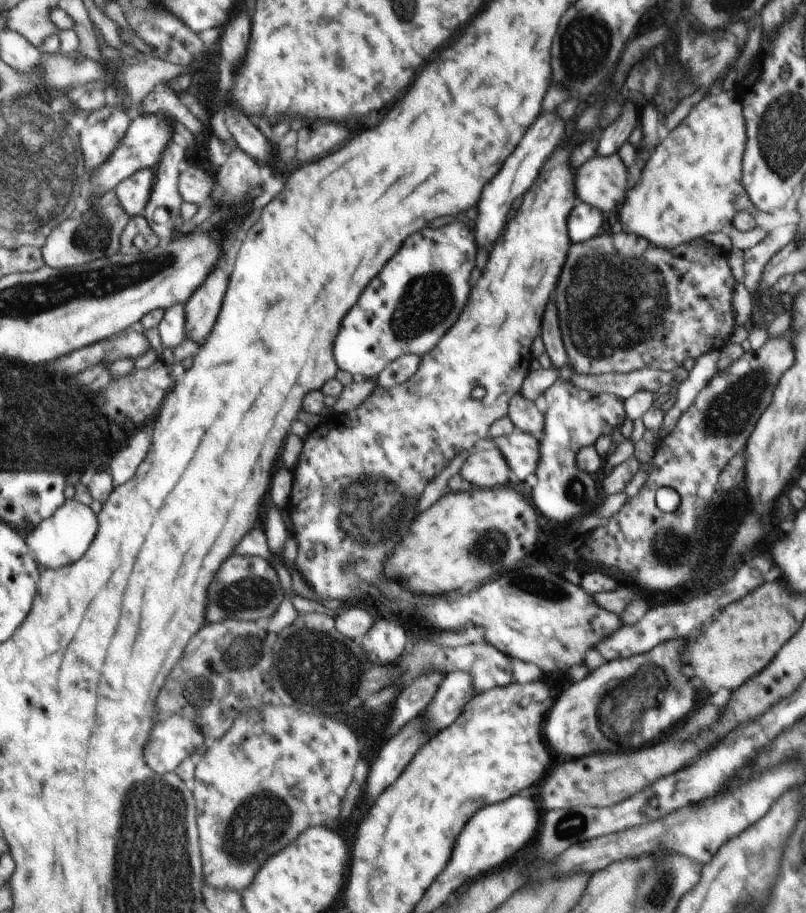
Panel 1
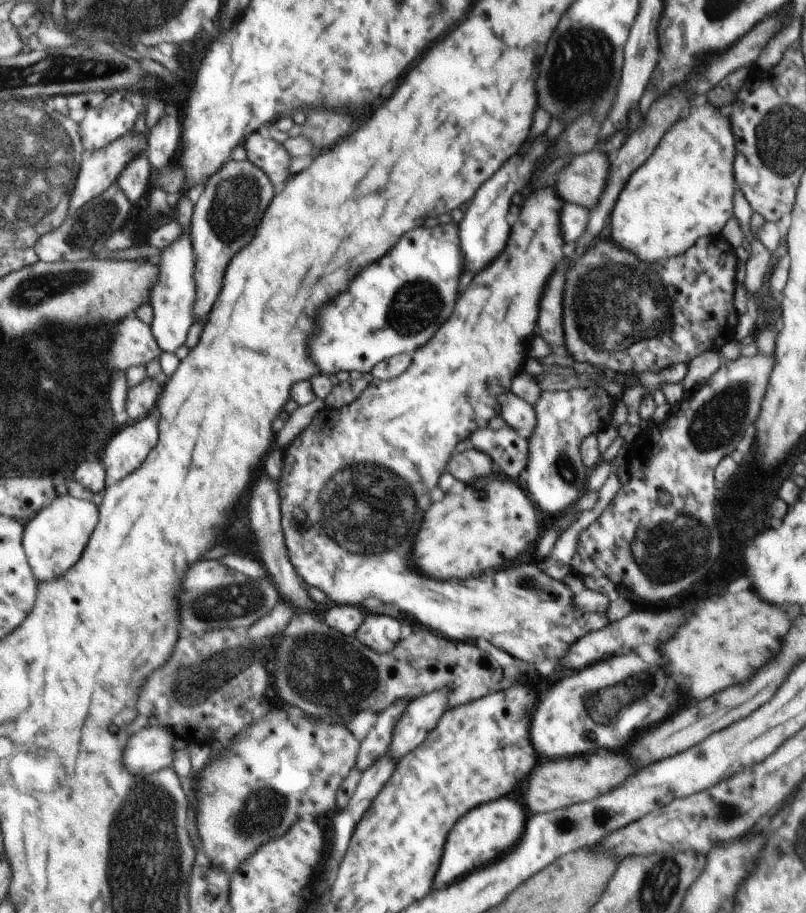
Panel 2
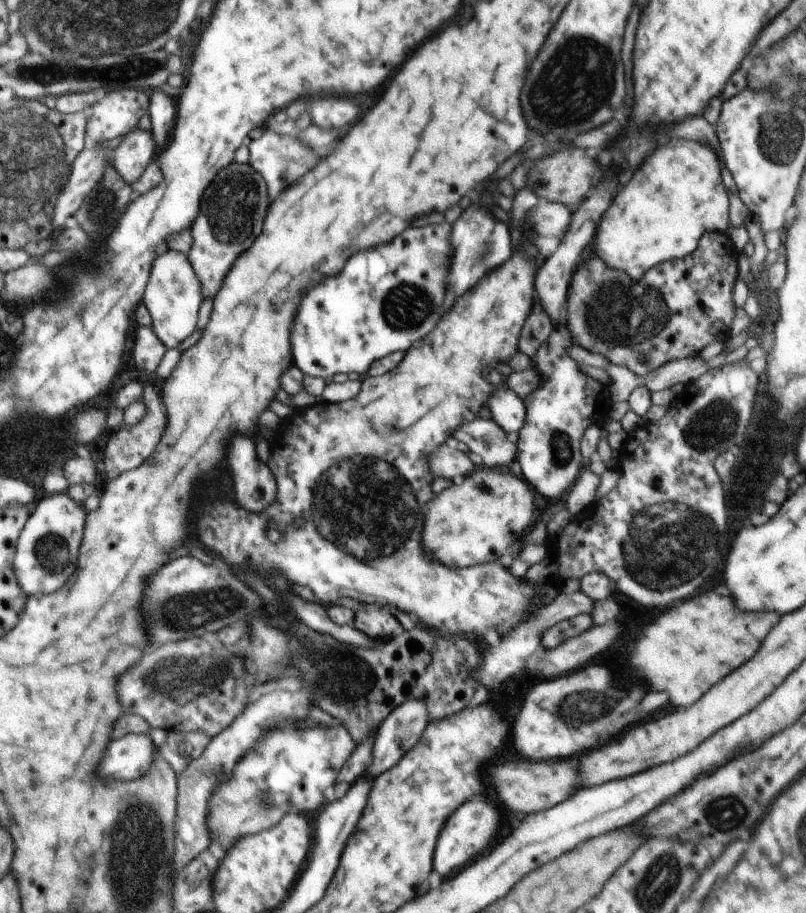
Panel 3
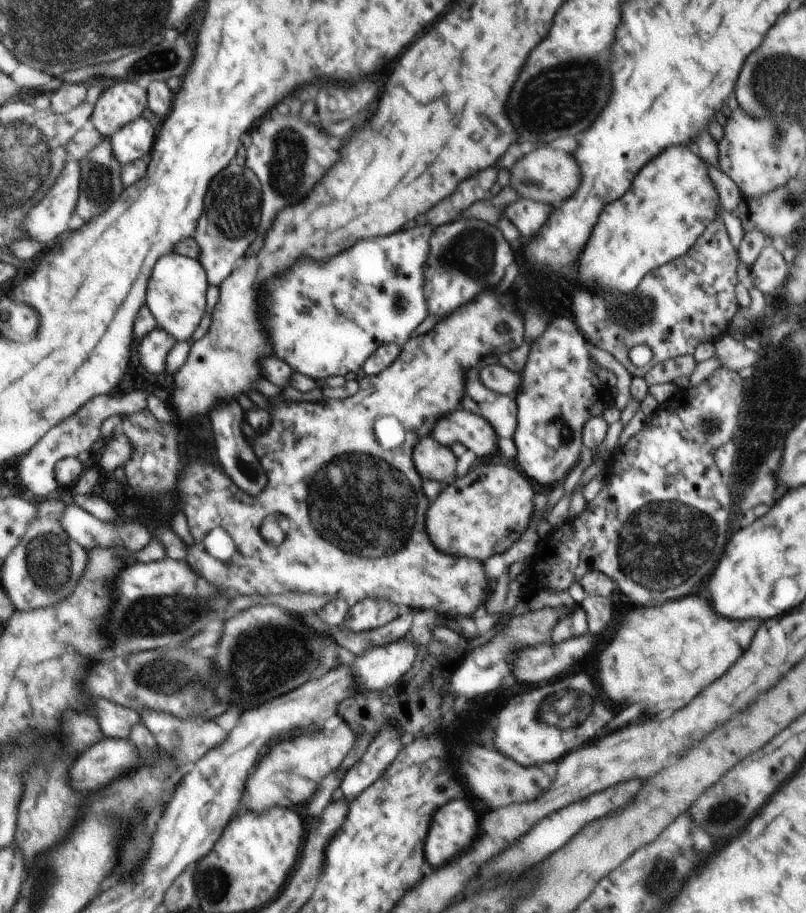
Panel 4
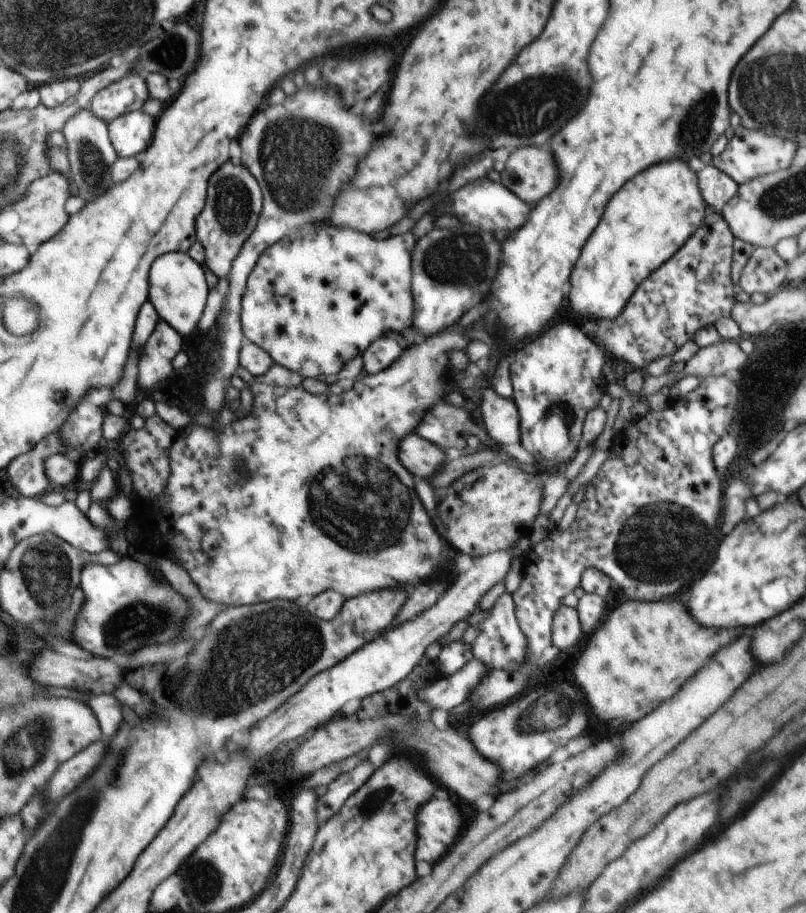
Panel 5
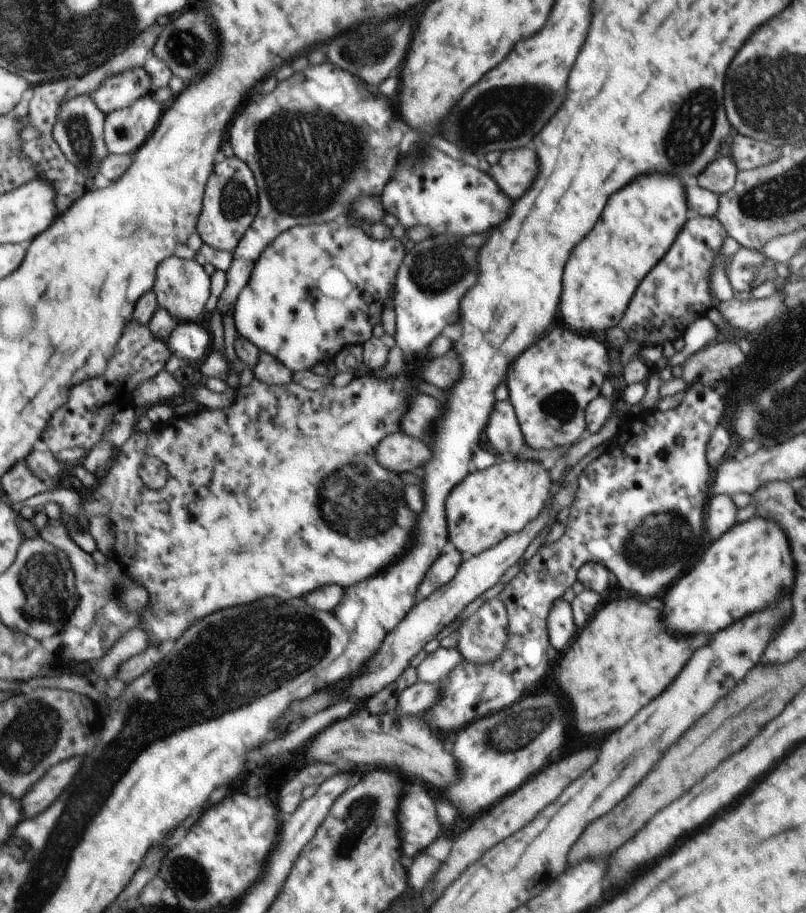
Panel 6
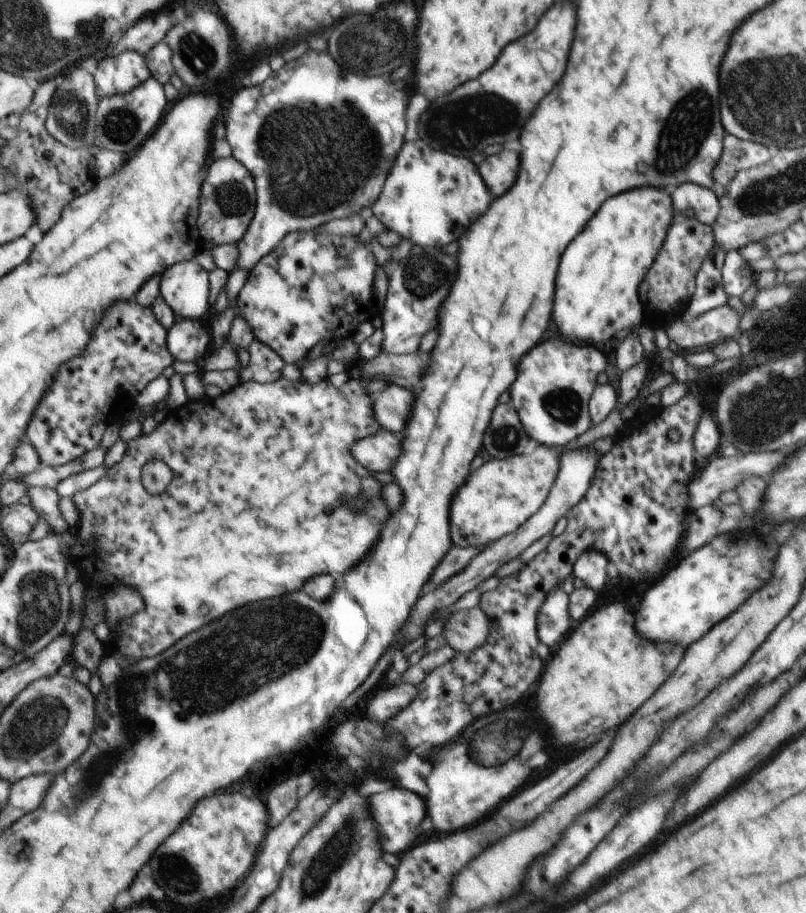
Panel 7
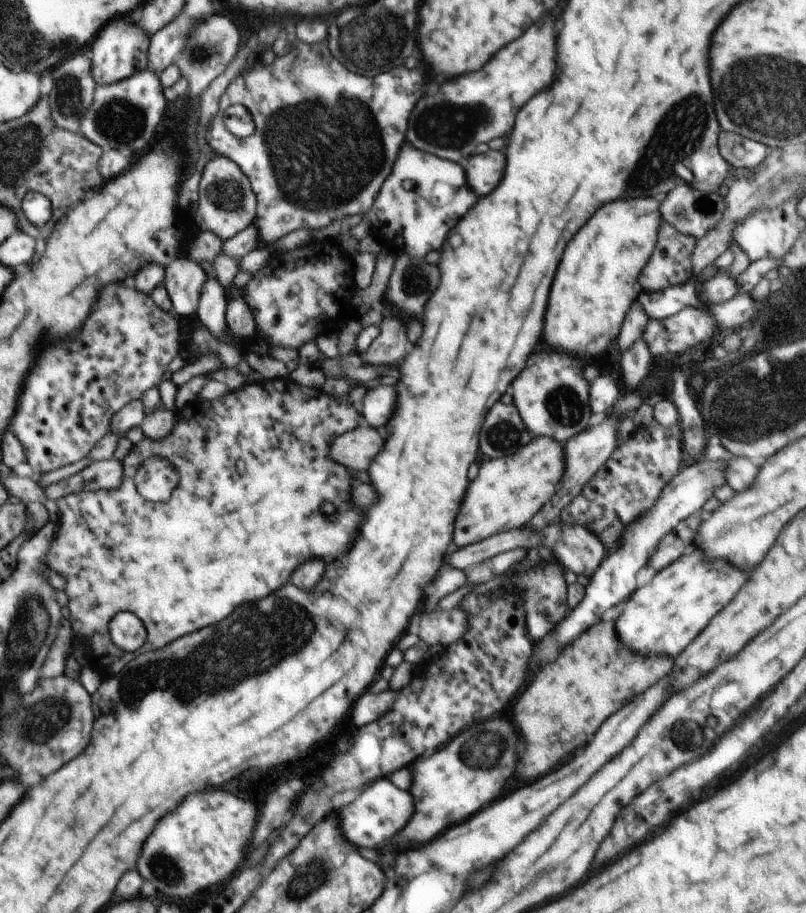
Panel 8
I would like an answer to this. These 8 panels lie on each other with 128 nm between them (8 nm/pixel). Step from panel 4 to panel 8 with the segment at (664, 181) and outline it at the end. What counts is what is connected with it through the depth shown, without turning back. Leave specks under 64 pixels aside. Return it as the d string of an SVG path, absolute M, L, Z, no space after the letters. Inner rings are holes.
M653 198L617 200L615 204L607 204L607 208L599 208L599 212L591 216L591 224L587 224L587 228L583 228L583 232L579 232L571 244L567 244L567 252L563 252L563 264L559 264L559 276L555 276L555 288L551 288L547 328L543 328L543 340L551 350L569 356L595 356L611 340L615 340L619 326L622 326L637 301L639 275L655 248L657 228L662 221L660 206Z

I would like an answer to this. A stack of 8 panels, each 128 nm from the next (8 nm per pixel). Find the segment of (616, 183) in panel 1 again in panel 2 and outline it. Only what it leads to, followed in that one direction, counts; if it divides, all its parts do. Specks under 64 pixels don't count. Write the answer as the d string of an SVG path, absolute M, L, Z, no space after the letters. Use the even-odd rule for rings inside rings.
M584 152L576 156L571 157L571 172L569 172L569 166L565 166L563 170L560 170L561 176L557 178L557 192L559 196L563 196L563 202L573 202L573 204L583 204L583 208L591 208L597 204L601 192L603 192L603 184L605 184L605 178L607 178L607 156L601 154L601 152Z

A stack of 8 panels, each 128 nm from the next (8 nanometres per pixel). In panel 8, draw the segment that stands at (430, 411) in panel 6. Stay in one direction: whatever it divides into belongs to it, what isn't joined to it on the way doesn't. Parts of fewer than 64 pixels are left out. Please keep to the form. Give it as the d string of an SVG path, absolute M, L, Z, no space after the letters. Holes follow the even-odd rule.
M375 386L375 388L365 392L359 412L363 412L363 420L369 426L379 428L379 426L383 426L387 422L391 410L393 410L393 402L395 402L393 388L389 388L389 386Z

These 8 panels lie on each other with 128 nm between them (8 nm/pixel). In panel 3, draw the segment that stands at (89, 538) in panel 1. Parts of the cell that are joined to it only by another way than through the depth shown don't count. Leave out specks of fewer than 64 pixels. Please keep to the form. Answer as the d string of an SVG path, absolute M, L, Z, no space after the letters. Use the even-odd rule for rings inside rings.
M68 493L47 494L36 503L19 539L18 554L15 555L15 572L18 573L23 592L27 592L29 597L61 590L77 572L89 515L83 504Z

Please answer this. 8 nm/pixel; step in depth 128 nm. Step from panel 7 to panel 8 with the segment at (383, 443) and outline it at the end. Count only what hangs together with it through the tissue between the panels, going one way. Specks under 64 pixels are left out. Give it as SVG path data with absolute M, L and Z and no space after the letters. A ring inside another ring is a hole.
M359 424L355 432L347 432L335 438L331 456L335 456L339 464L351 470L365 470L371 458L381 450L381 444L381 436L373 428L369 428L367 424Z

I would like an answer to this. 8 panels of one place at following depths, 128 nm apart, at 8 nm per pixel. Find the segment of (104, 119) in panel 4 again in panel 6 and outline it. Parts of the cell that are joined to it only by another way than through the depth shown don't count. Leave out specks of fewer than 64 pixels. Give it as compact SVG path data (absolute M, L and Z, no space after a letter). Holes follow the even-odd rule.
M141 67L108 76L100 88L91 94L91 98L104 114L109 114L113 110L131 106L133 102L149 96L151 92L151 77L145 67Z

